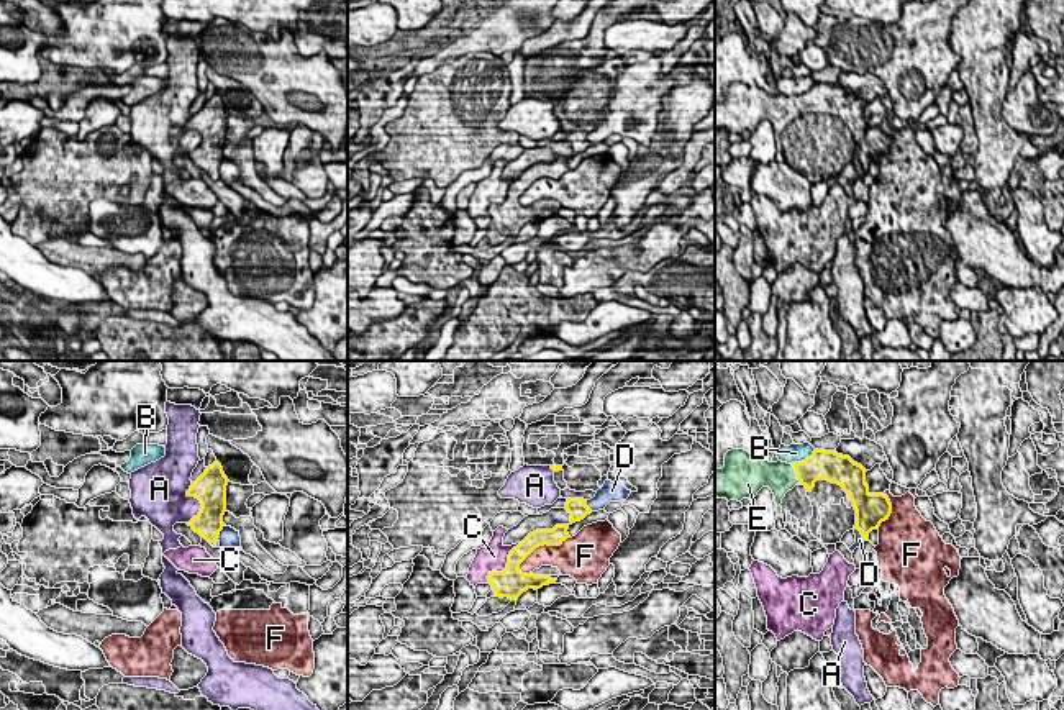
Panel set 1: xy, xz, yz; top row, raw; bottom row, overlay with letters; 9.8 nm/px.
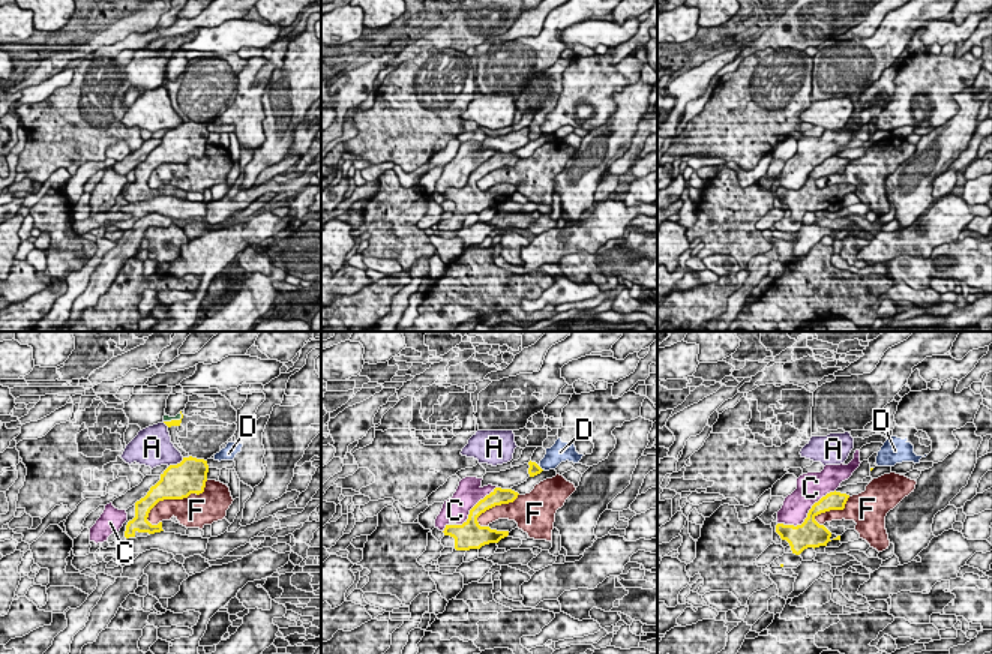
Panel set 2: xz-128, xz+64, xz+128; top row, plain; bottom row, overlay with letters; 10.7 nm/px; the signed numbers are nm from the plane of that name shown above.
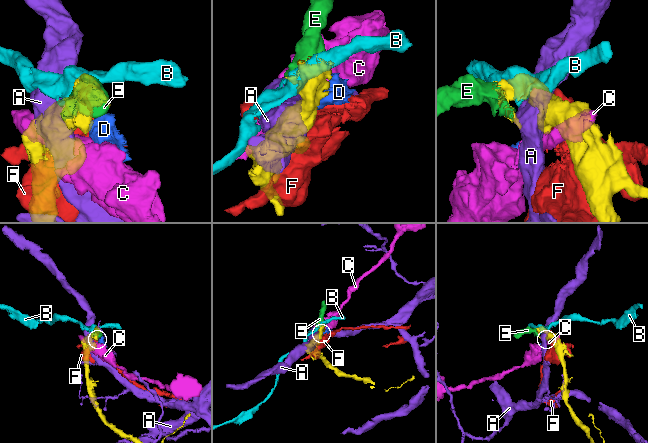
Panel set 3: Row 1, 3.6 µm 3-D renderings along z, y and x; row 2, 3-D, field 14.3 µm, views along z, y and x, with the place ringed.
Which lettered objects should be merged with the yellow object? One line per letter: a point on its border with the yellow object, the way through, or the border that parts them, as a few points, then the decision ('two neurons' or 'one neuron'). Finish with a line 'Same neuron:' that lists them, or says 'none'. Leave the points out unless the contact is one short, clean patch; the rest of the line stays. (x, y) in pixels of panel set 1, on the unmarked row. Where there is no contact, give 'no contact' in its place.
A: xy (199, 131) | two neurons
B: yz (802, 94) | two neurons
C: xz (509, 191) | two neurons
D: yz (861, 166) | along yz (854, 161), (864, 172) | two neurons
E: yz (795, 105) | one neuron
F: xz (541, 177) | two neurons
Same neuron: E

